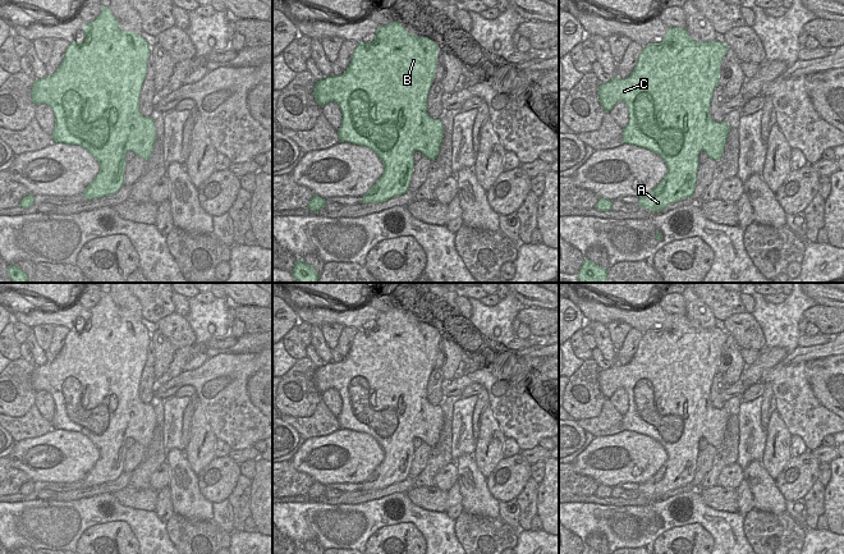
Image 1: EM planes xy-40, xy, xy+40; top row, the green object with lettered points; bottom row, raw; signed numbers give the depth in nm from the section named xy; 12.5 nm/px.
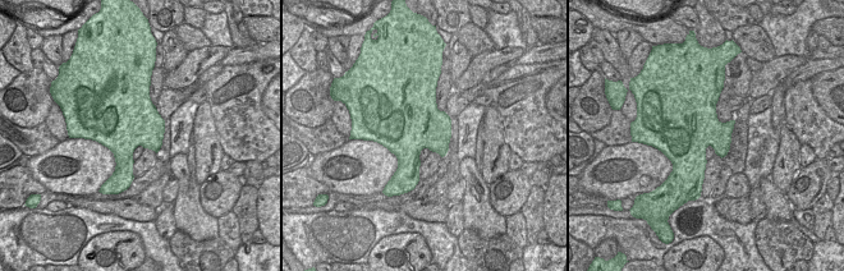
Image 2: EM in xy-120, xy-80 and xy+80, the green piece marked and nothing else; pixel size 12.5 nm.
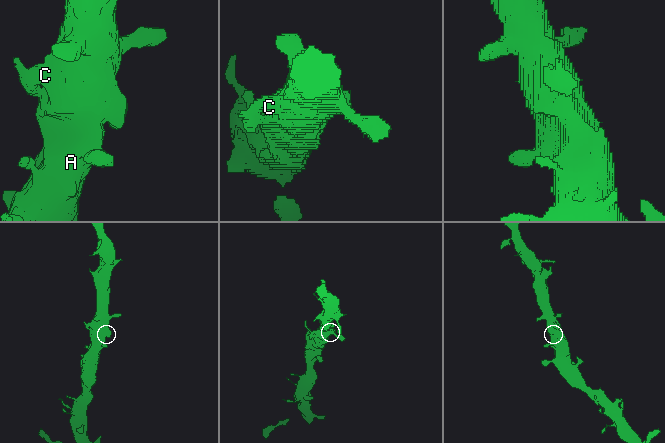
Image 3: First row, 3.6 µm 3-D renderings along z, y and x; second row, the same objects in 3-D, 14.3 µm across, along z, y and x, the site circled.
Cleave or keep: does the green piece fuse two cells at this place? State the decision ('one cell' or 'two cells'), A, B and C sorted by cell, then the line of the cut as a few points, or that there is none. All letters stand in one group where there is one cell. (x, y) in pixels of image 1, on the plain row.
one cell | A B C | no cut

